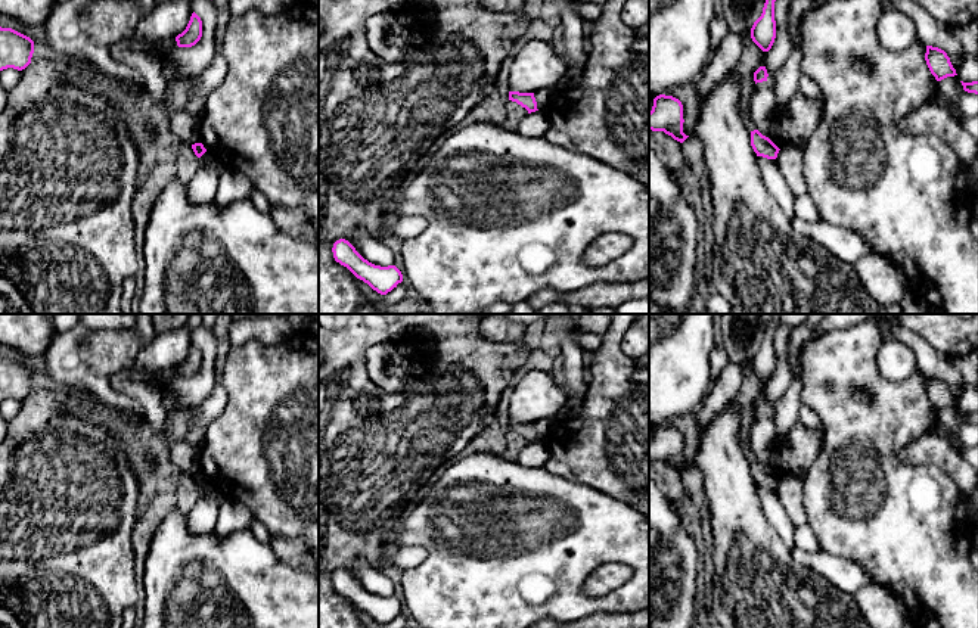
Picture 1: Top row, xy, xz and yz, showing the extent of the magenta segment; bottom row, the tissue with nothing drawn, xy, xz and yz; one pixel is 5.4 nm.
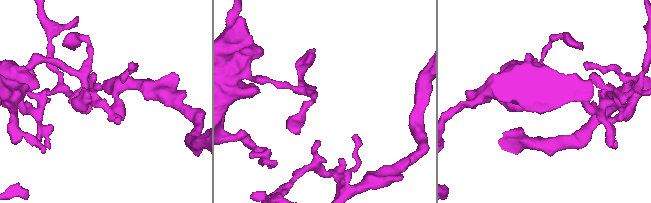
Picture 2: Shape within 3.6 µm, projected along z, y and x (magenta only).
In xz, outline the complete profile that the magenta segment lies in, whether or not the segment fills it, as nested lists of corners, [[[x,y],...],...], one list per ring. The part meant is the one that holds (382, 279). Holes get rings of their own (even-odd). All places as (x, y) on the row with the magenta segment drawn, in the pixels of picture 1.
[[[345,239],[336,240],[332,252],[336,262],[381,295],[386,295],[403,282],[403,274],[395,265],[381,267],[369,262]]]

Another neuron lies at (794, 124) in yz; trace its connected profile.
[[[767,81],[757,83],[749,102],[749,119],[763,136],[769,137],[779,149],[797,146],[804,150],[807,140],[823,116],[823,97],[810,102],[798,91],[785,108],[780,108],[776,94]]]

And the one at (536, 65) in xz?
[[[531,40],[515,55],[509,71],[509,90],[535,93],[556,87],[569,68],[549,41]]]

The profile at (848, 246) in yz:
[[[792,218],[791,223],[801,236],[822,245],[845,264],[854,265],[860,258],[873,254],[872,246],[850,228],[801,218]]]

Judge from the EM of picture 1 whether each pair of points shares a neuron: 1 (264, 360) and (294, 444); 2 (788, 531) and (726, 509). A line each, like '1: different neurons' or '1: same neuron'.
1: same neuron
2: different neurons

